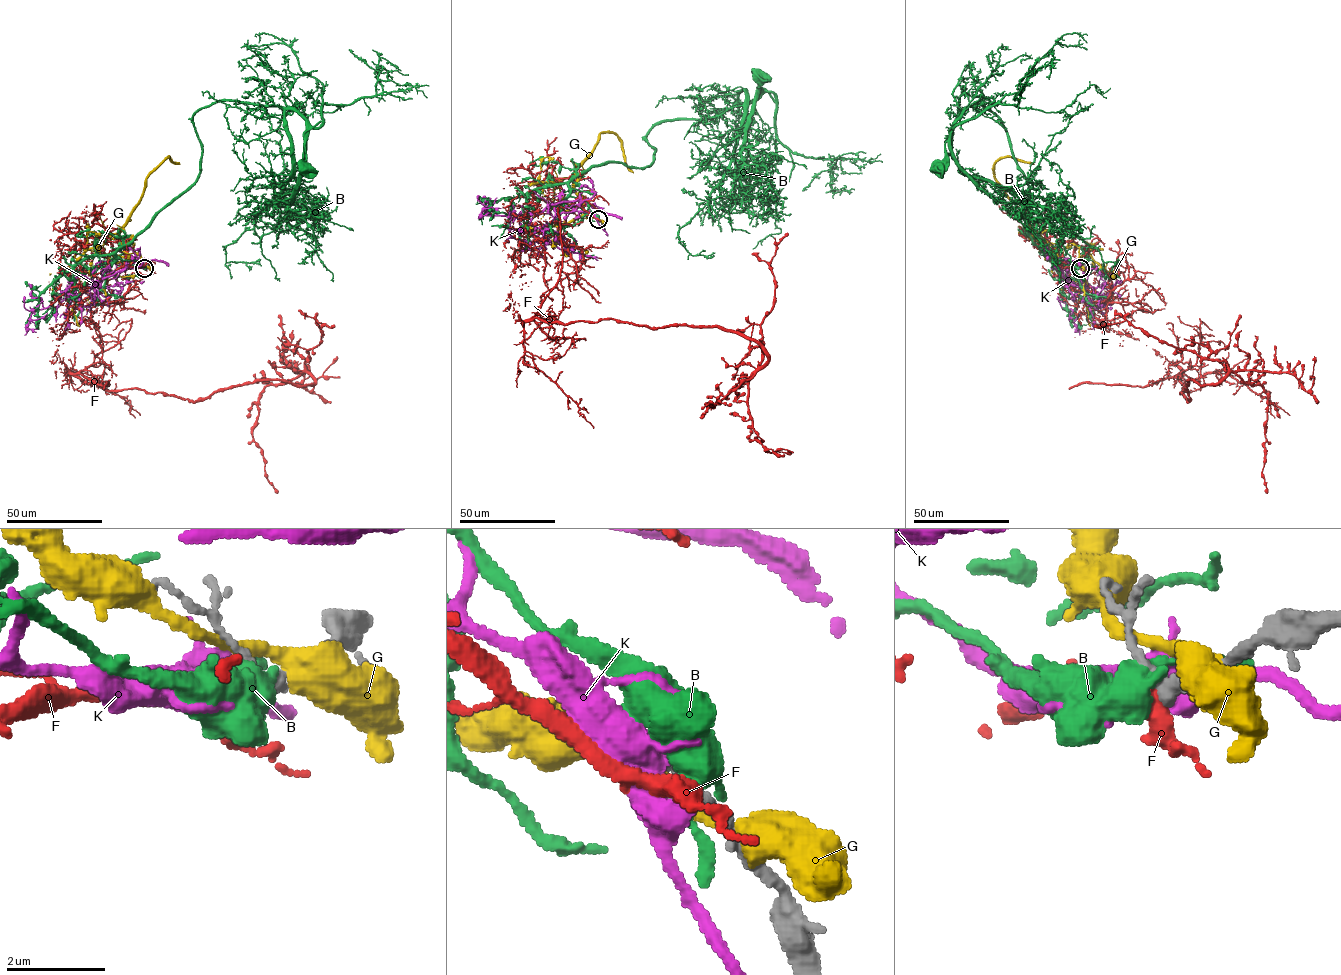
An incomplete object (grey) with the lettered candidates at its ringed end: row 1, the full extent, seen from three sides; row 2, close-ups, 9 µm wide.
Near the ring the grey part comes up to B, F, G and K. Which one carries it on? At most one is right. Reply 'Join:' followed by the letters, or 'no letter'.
Join: F

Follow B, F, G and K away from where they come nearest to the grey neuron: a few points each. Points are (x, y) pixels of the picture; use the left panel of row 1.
B: (144, 267), (115, 253), (196, 180), (202, 149), (192, 116), (203, 107), (294, 108), (306, 121), (306, 168)
F: (144, 267), (89, 238), (55, 362), (193, 401), (307, 373), (259, 400), (277, 493)
G: (146, 266), (133, 259), (129, 262), (121, 245), (120, 229), (141, 197), (147, 176), (168, 157), (180, 164)
K: (144, 267), (119, 266), (100, 282), (62, 292), (30, 318), (47, 313)

